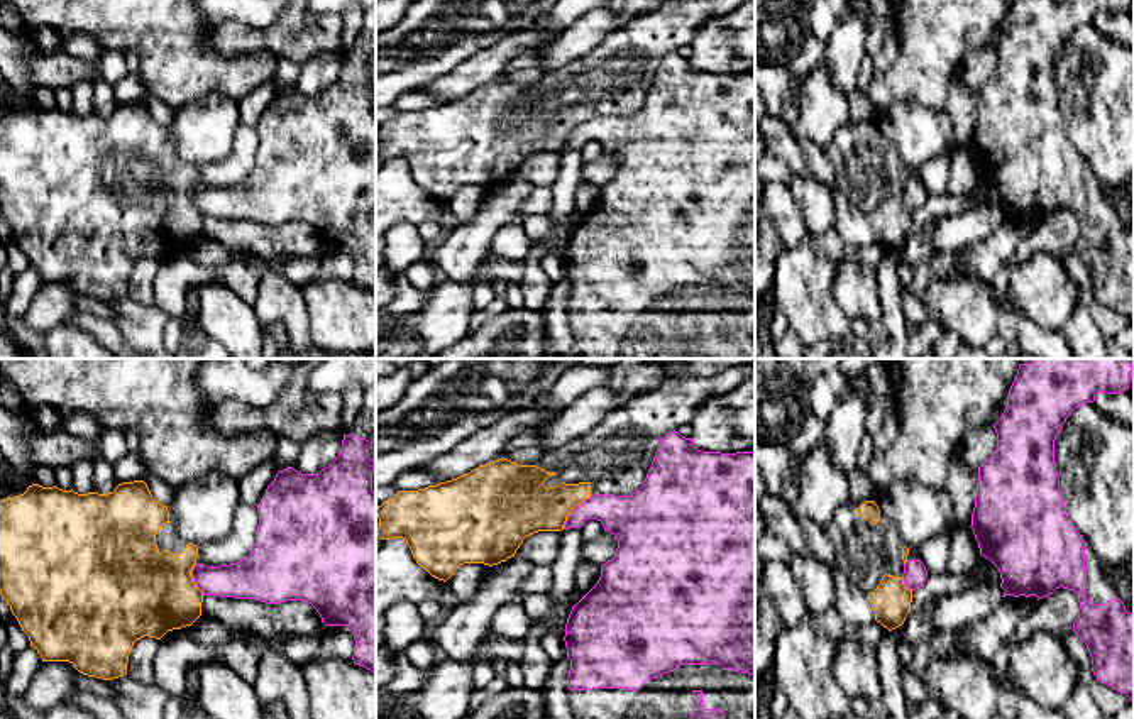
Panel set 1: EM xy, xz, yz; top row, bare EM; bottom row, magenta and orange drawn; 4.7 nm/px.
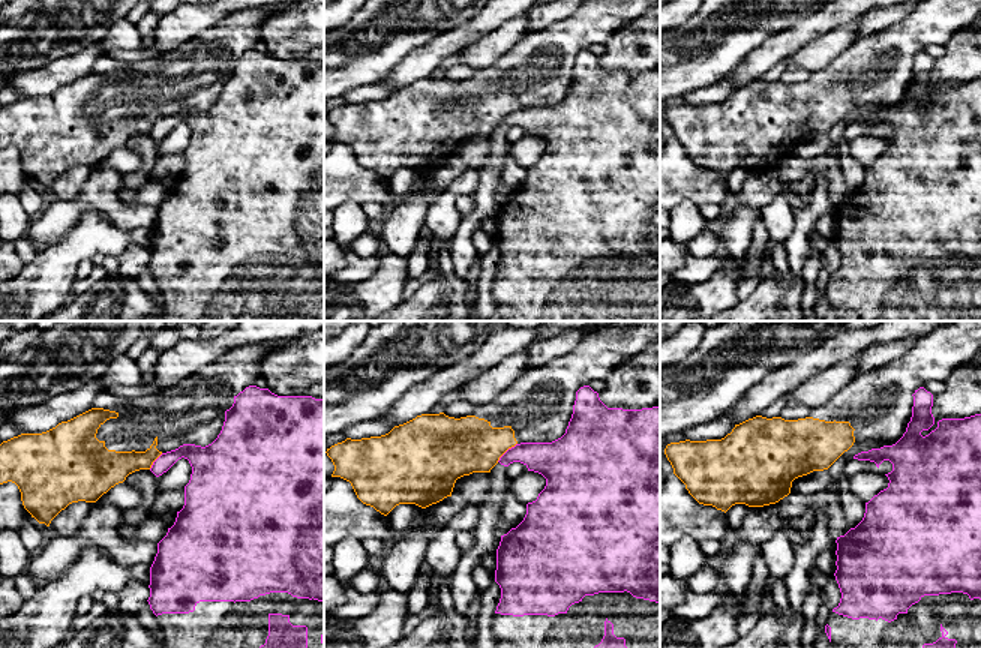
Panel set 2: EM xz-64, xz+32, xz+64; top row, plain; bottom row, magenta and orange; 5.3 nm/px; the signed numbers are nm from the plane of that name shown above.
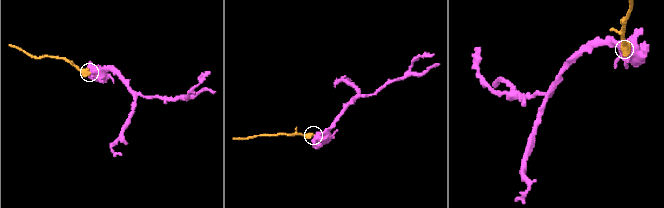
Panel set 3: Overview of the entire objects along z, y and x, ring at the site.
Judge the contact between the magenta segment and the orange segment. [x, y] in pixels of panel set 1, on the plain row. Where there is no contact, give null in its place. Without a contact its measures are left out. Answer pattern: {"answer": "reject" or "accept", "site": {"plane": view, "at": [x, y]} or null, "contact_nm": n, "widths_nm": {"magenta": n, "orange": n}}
{"answer": "reject", "site": {"plane": "xz", "at": [572, 131]}, "contact_nm": 220, "widths_nm": {"magenta": 200, "orange": 300}}

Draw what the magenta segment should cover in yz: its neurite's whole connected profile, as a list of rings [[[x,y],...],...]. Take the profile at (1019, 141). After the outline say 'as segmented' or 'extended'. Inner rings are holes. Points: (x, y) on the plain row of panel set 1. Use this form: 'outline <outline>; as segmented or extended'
outline [[[1014,0],[1007,27],[994,46],[997,69],[978,88],[972,151],[980,176],[988,179],[1000,193],[1005,217],[1036,217],[1038,222],[1063,208],[1078,217],[1080,230],[1073,252],[1087,266],[1092,293],[1102,305],[1126,315],[1134,323],[1134,174],[1120,186],[1102,184],[1068,139],[1060,98],[1054,85],[1054,61],[1066,39],[1098,14],[1117,15],[1129,10],[1132,0]]]; extended

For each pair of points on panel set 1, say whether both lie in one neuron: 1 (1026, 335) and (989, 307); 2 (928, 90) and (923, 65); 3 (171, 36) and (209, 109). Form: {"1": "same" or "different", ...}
{"1": "same", "2": "same", "3": "different"}

